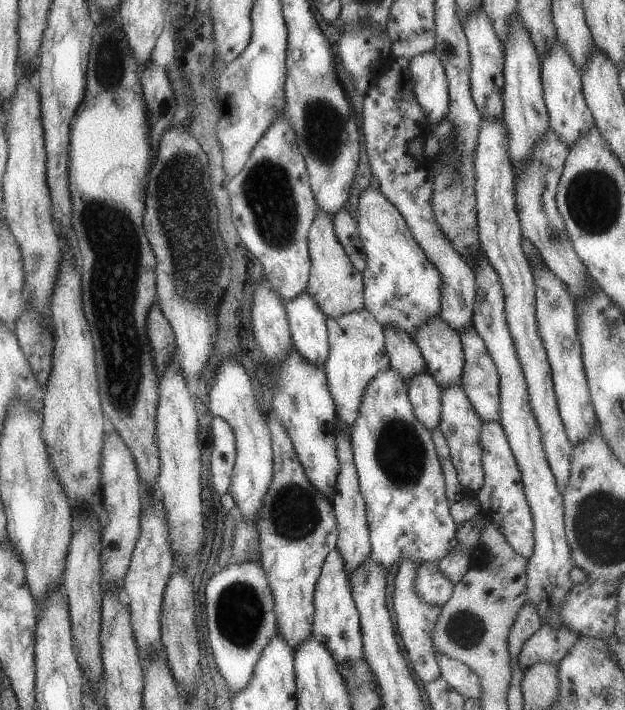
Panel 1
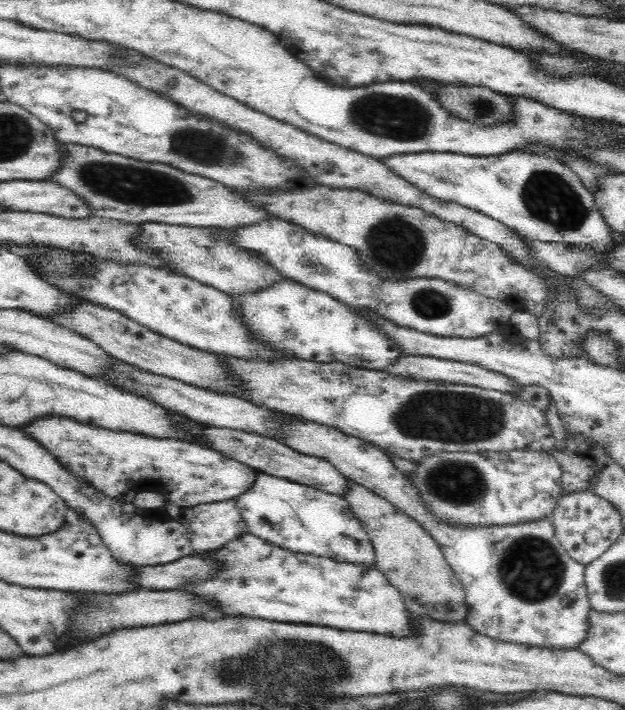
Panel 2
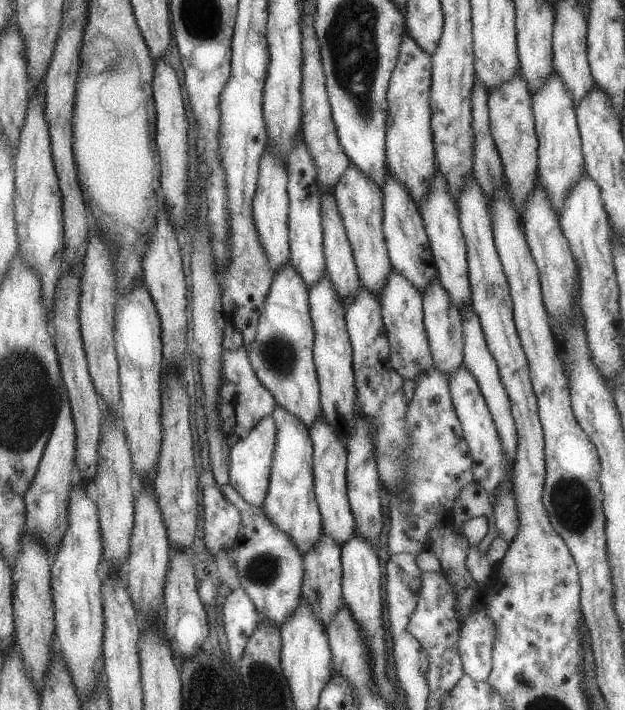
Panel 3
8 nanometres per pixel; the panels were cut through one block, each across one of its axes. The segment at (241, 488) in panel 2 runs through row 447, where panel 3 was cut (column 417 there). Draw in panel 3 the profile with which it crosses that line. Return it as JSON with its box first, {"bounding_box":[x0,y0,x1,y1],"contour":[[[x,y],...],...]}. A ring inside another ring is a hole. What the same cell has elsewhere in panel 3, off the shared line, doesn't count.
{"bounding_box":[386,35,435,204],"contour":[[[401,35],[397,63],[391,72],[386,89],[386,167],[409,191],[415,204],[425,196],[431,175],[435,172],[434,150],[430,129],[429,86],[431,84],[431,61],[411,36]]]}

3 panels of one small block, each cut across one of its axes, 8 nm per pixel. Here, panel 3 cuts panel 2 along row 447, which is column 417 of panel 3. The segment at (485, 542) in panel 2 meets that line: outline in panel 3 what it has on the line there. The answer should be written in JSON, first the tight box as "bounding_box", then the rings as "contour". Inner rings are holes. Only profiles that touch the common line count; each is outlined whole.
{"bounding_box":[378,270,432,380],"contour":[[[389,270],[383,288],[379,290],[378,301],[380,315],[385,327],[385,336],[389,343],[388,365],[402,379],[415,380],[421,372],[431,368],[432,357],[427,341],[422,315],[422,296],[413,288],[413,284],[395,270]]]}

